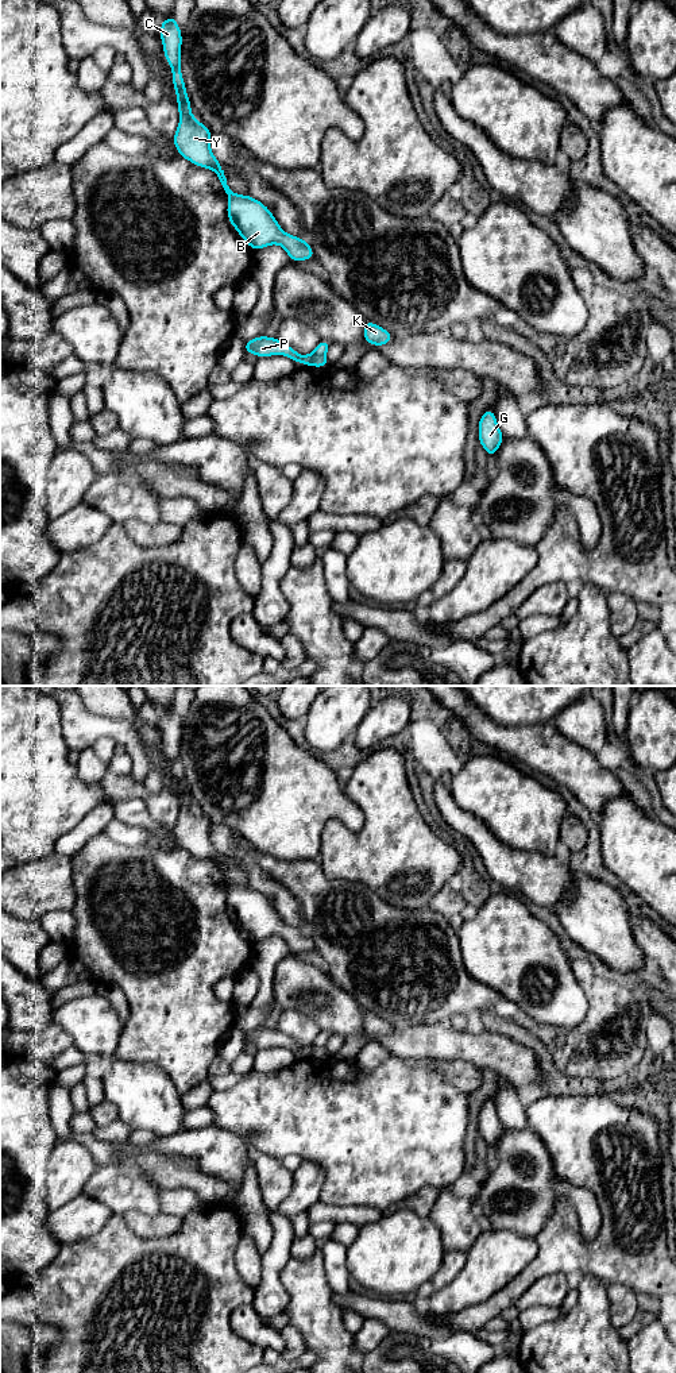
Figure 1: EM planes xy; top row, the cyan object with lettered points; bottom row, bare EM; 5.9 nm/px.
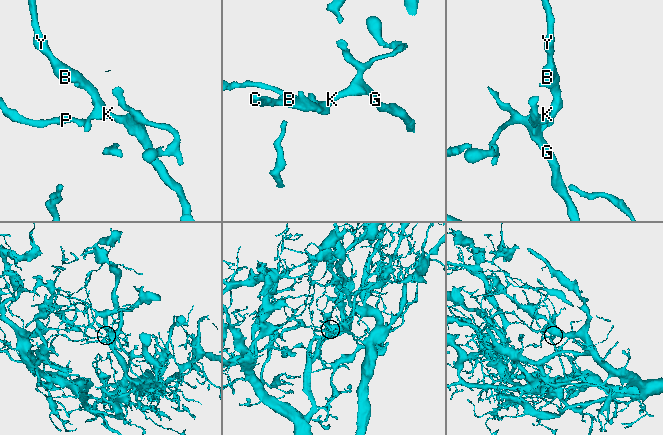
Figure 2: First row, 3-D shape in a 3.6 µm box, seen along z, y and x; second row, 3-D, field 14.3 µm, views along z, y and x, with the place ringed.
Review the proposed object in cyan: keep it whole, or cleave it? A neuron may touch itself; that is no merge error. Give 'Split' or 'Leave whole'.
Split

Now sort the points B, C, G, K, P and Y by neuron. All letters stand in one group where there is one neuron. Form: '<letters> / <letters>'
B C G K Y / P

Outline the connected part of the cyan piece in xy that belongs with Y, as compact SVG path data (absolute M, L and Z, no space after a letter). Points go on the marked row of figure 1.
M175 15L162 20L159 38L162 39L165 59L171 68L173 88L178 99L179 123L171 140L179 157L217 174L228 194L228 220L252 251L270 244L279 244L293 263L314 259L314 251L309 243L305 239L286 234L263 203L229 189L221 162L210 150L212 131L204 123L197 122L194 113L190 112L192 104L181 73L182 32Z

